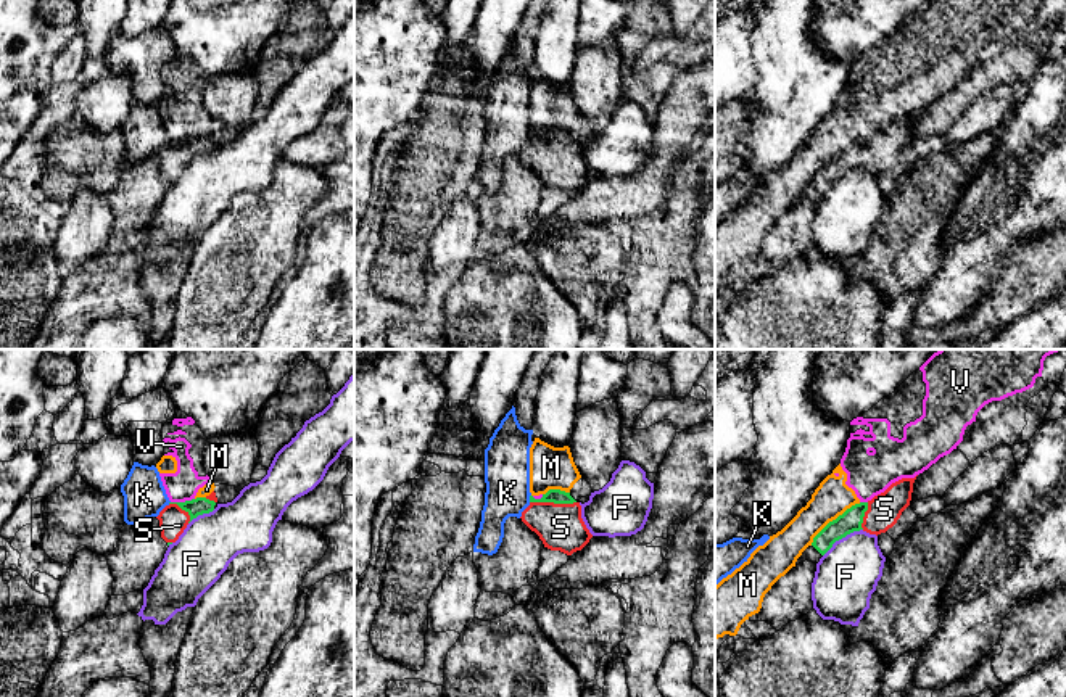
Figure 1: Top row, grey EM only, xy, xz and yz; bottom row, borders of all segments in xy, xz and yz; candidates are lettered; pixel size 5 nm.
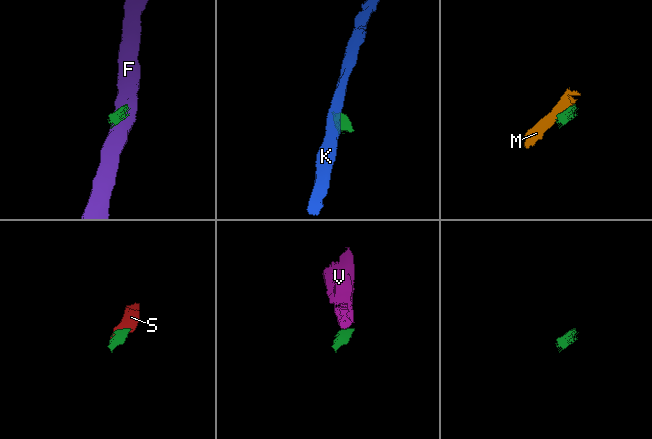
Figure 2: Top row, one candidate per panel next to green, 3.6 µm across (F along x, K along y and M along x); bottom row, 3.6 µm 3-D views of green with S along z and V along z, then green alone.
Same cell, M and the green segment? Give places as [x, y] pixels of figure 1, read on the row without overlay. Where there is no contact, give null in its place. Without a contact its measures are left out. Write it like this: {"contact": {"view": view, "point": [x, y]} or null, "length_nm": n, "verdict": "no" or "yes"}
{"contact": {"view": "yz", "point": [833, 160]}, "length_nm": 340, "verdict": "no"}

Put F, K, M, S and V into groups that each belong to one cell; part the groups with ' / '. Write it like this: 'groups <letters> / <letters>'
groups F / K / M V / S

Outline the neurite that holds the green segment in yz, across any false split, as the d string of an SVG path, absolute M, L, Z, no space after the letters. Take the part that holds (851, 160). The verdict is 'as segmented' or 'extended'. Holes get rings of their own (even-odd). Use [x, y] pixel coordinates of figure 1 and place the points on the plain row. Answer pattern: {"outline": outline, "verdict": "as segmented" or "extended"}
{"outline": "M902 118L892 122L884 132L868 142L847 148L836 159L829 161L802 192L795 204L808 200L818 203L833 184L853 171L881 174L892 167L902 151L910 145L915 118Z", "verdict": "extended"}

